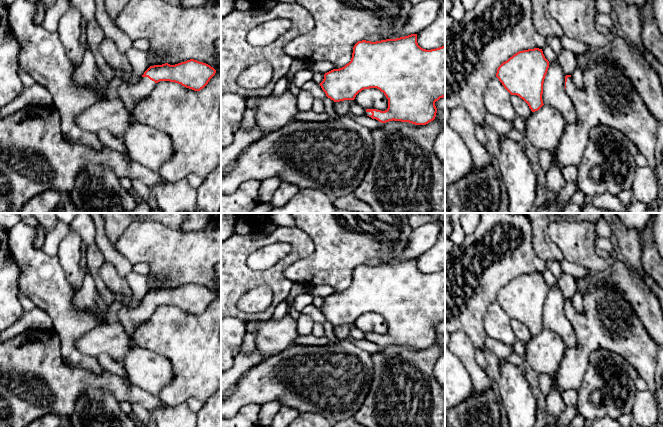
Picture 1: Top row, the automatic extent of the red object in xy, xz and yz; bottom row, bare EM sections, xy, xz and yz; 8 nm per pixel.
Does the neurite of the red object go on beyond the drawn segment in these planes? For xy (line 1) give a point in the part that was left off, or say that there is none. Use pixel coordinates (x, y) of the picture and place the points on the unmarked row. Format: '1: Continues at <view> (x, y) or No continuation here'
1: Continues at xy (130, 317)

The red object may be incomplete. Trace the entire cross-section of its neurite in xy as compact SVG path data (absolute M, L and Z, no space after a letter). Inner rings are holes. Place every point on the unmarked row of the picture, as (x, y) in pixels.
M194 283L175 289L168 287L150 290L137 307L128 307L123 301L116 320L118 320L127 334L133 339L136 327L149 320L155 309L160 305L170 305L182 310L200 315L215 299L216 294L210 289Z

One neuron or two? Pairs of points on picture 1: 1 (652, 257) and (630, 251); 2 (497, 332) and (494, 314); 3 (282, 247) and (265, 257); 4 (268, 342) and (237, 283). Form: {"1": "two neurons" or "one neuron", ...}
{"1": "two neurons", "2": "one neuron", "3": "one neuron", "4": "two neurons"}

